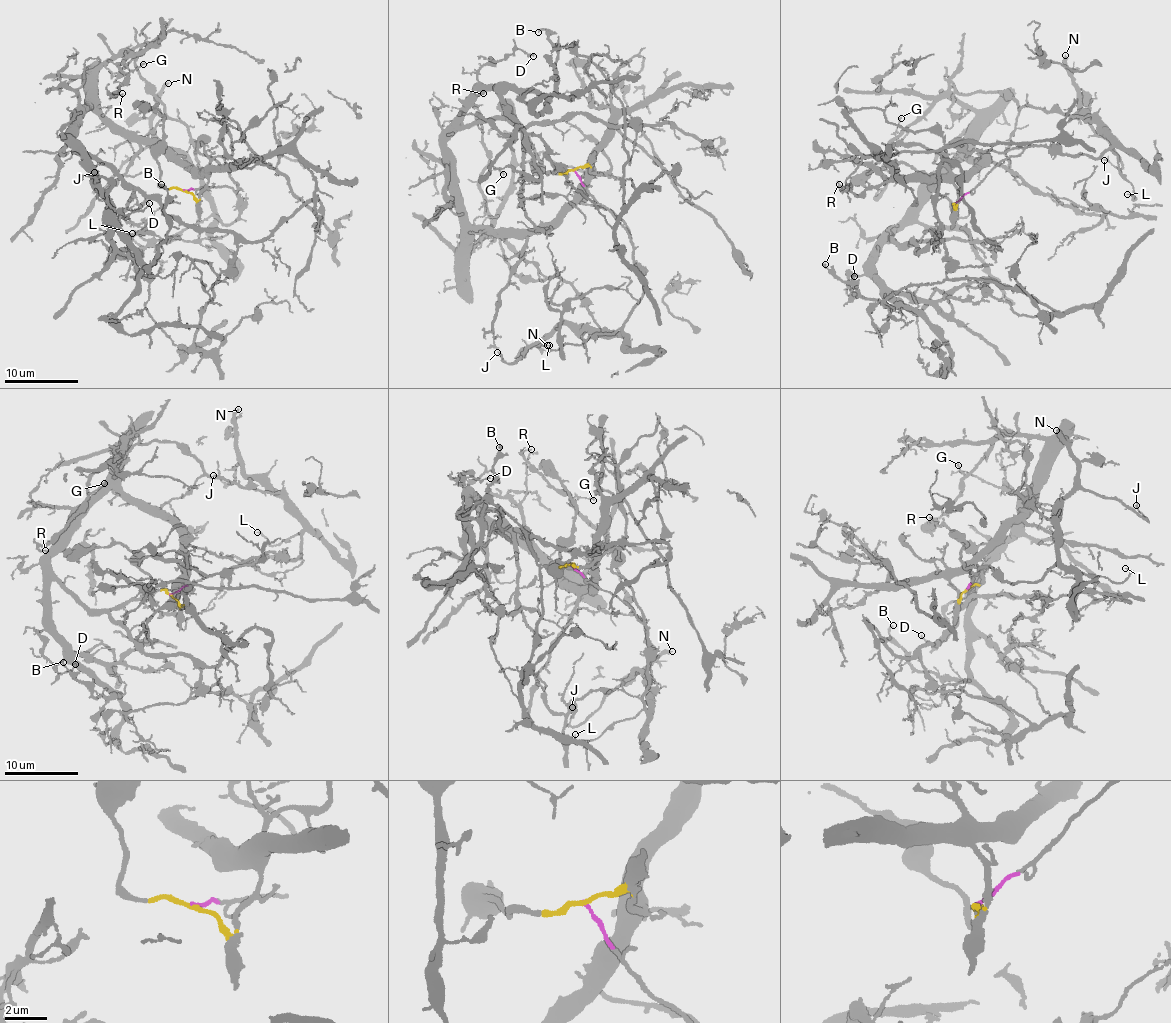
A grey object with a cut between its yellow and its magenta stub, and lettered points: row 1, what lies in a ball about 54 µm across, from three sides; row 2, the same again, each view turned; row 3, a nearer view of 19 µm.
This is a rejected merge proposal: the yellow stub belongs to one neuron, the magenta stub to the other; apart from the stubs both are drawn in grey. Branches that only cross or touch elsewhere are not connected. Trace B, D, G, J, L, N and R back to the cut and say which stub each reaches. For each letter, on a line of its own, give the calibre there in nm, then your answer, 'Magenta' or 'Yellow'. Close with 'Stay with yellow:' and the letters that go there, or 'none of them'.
B: Thickness 160 nm. Yellow
D: Thickness 140 nm. Yellow
G: Thickness 130 nm. Yellow
J: Thickness 140 nm. Magenta
L: Thickness 130 nm. Magenta
N: Thickness 320 nm. Magenta
R: Thickness 90 nm. Yellow
Stay with yellow: B, D, G, R

